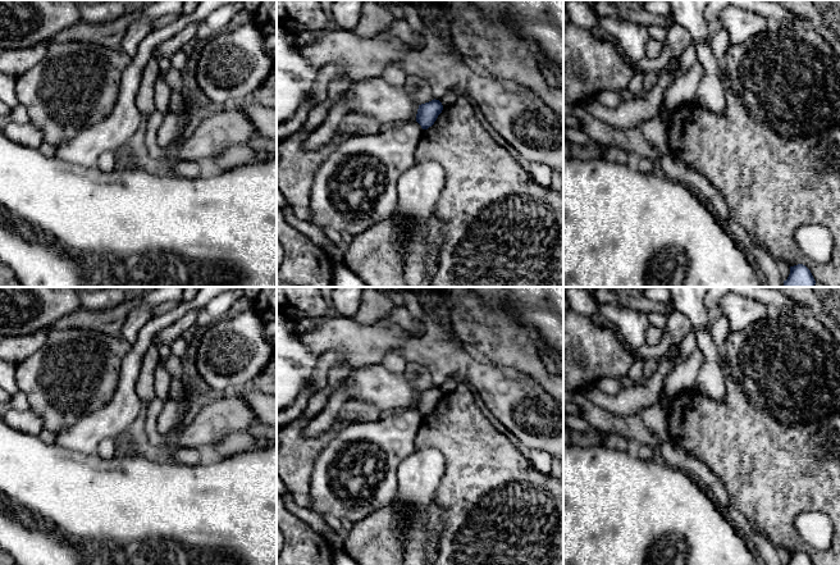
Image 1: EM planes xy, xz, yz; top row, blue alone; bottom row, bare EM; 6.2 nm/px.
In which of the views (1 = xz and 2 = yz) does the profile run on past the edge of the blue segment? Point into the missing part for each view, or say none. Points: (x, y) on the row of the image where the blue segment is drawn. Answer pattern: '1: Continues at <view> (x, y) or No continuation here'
1: No continuation here
2: No continuation here

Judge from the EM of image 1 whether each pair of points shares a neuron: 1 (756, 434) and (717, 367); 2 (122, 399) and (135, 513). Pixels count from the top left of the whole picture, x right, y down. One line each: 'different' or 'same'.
1: different
2: different

